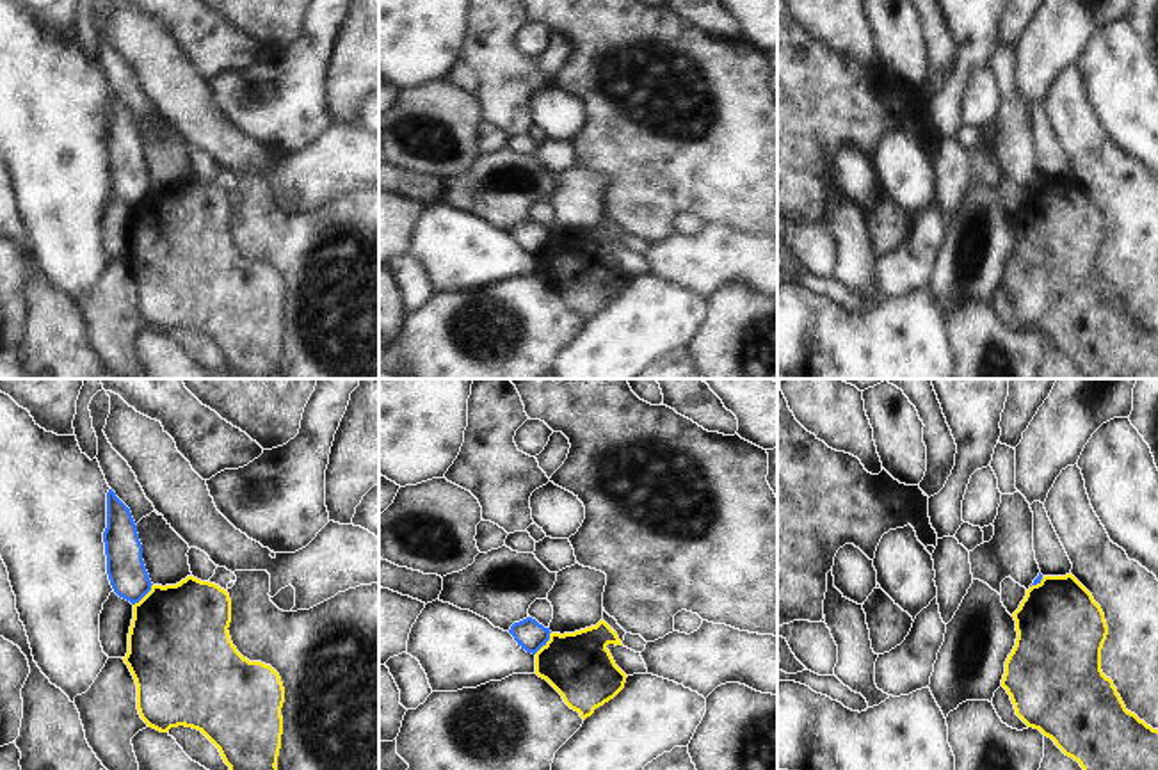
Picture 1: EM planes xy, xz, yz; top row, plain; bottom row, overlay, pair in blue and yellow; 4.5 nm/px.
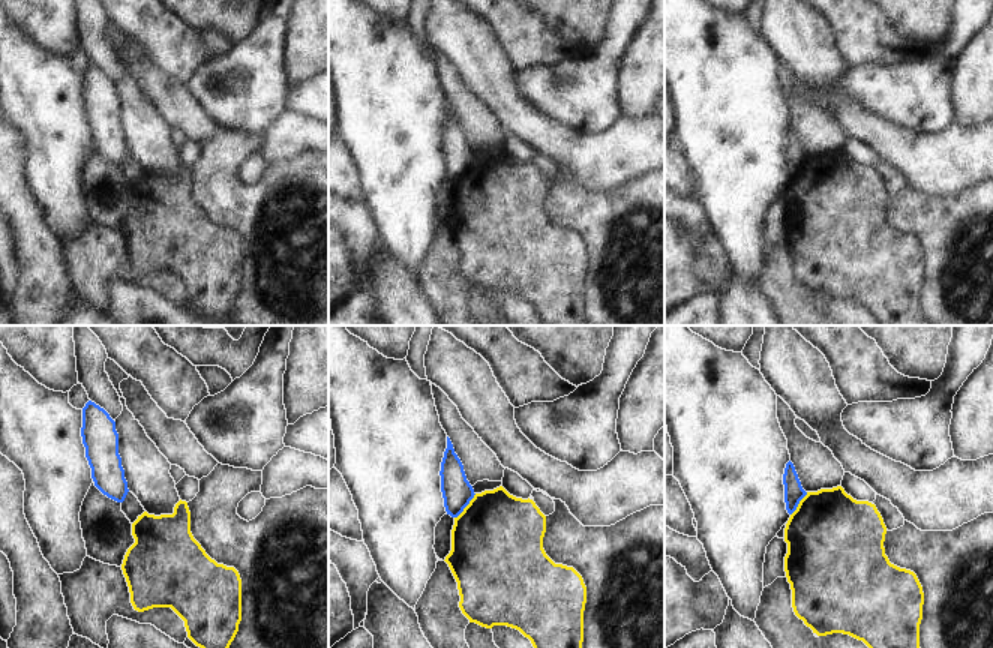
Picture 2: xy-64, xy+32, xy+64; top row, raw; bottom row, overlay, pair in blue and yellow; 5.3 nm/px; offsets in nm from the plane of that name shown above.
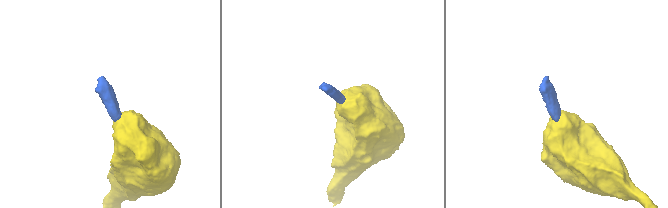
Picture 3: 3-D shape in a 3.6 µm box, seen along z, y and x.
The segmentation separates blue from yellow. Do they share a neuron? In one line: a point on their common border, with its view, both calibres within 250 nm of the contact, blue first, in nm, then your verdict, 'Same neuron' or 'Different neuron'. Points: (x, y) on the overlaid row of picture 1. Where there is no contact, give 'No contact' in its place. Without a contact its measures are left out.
Touches blue at xz (545, 642). Thickness 140 nm (blue) against 300 nm. Different neuron.

